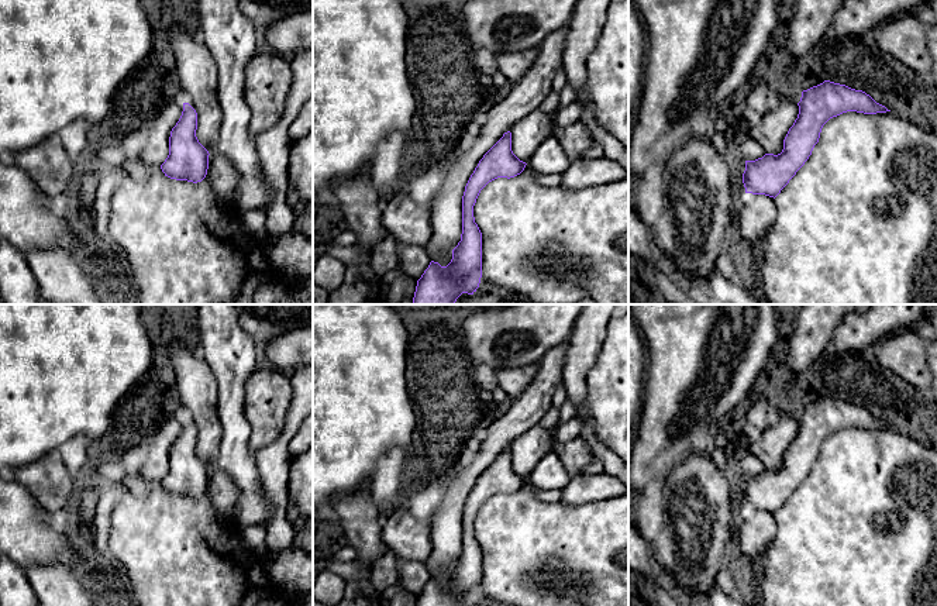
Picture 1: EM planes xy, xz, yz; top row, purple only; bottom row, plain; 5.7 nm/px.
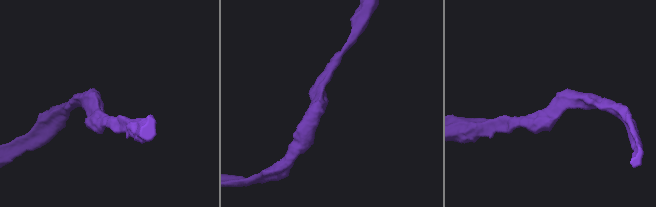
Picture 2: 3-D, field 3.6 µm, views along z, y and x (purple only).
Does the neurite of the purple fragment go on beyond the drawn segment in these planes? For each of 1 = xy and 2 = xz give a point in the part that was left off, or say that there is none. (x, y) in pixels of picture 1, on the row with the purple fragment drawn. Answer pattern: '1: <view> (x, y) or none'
1: none
2: none

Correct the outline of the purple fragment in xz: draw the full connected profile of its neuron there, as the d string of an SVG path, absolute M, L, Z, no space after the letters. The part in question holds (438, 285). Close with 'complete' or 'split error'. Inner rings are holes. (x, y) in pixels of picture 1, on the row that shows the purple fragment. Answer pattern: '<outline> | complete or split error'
M511 132L483 155L471 175L462 196L462 234L447 266L431 261L417 280L411 304L454 304L462 293L473 295L482 278L482 233L475 223L473 206L480 190L497 178L520 175L526 162L511 151Z | complete

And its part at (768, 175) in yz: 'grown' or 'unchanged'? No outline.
unchanged

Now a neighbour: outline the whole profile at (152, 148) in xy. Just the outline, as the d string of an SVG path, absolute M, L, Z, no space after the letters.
M182 100L162 104L151 123L135 135L138 144L131 149L137 168L161 166L169 155L169 137L183 111Z

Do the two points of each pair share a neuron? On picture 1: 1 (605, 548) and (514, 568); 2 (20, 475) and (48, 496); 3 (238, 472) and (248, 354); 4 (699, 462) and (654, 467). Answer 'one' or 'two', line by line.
1: one
2: one
3: one
4: two

